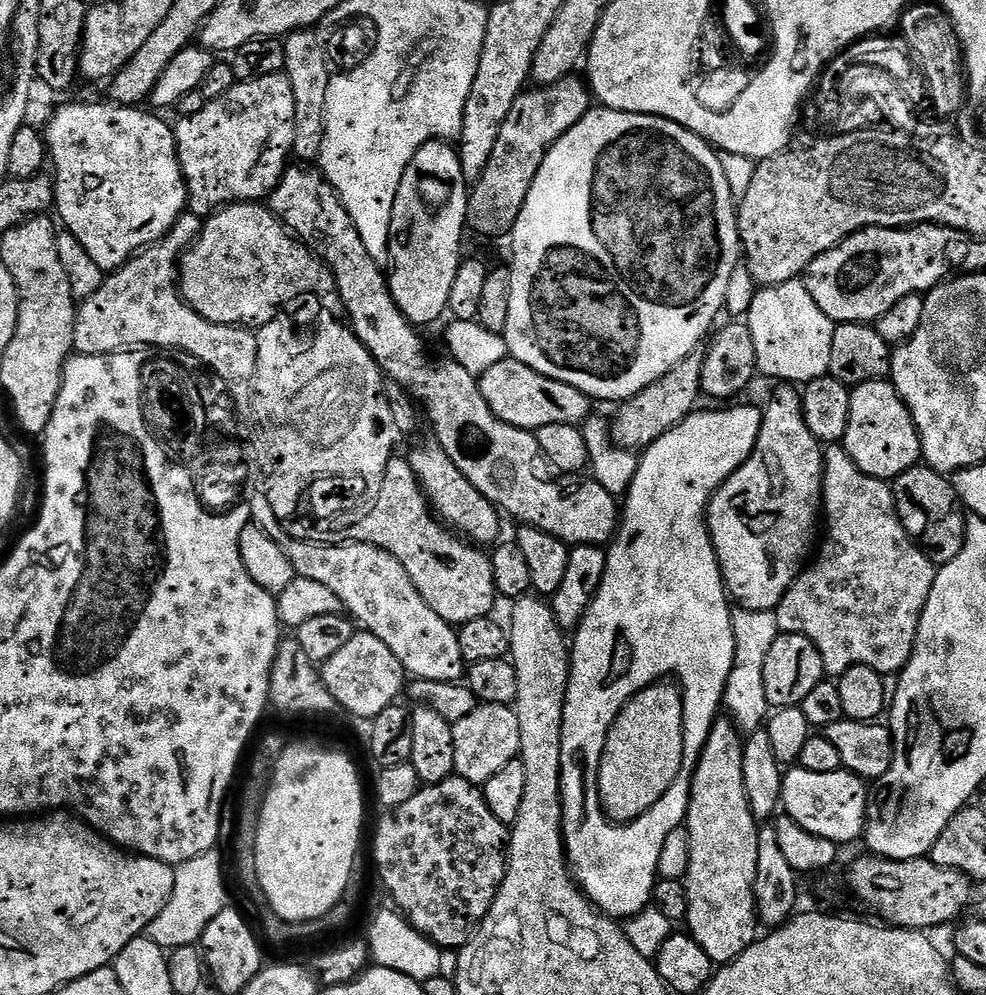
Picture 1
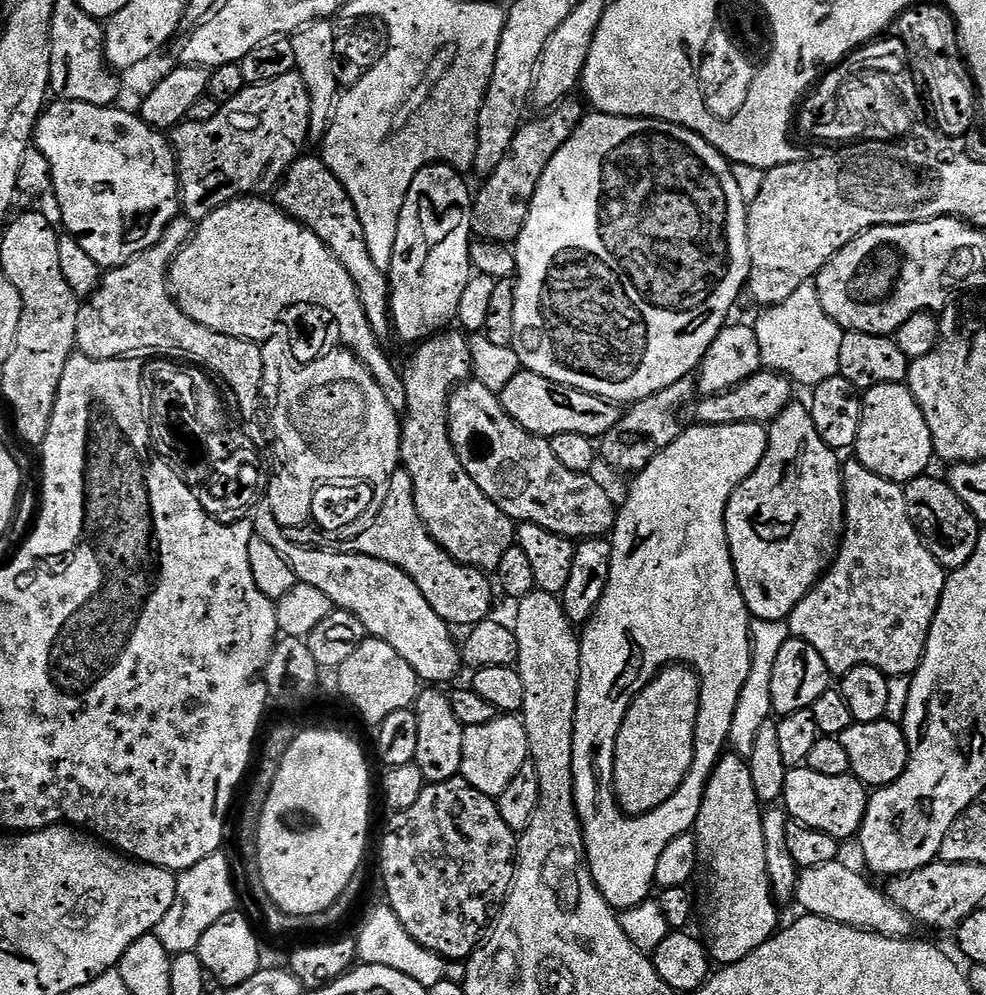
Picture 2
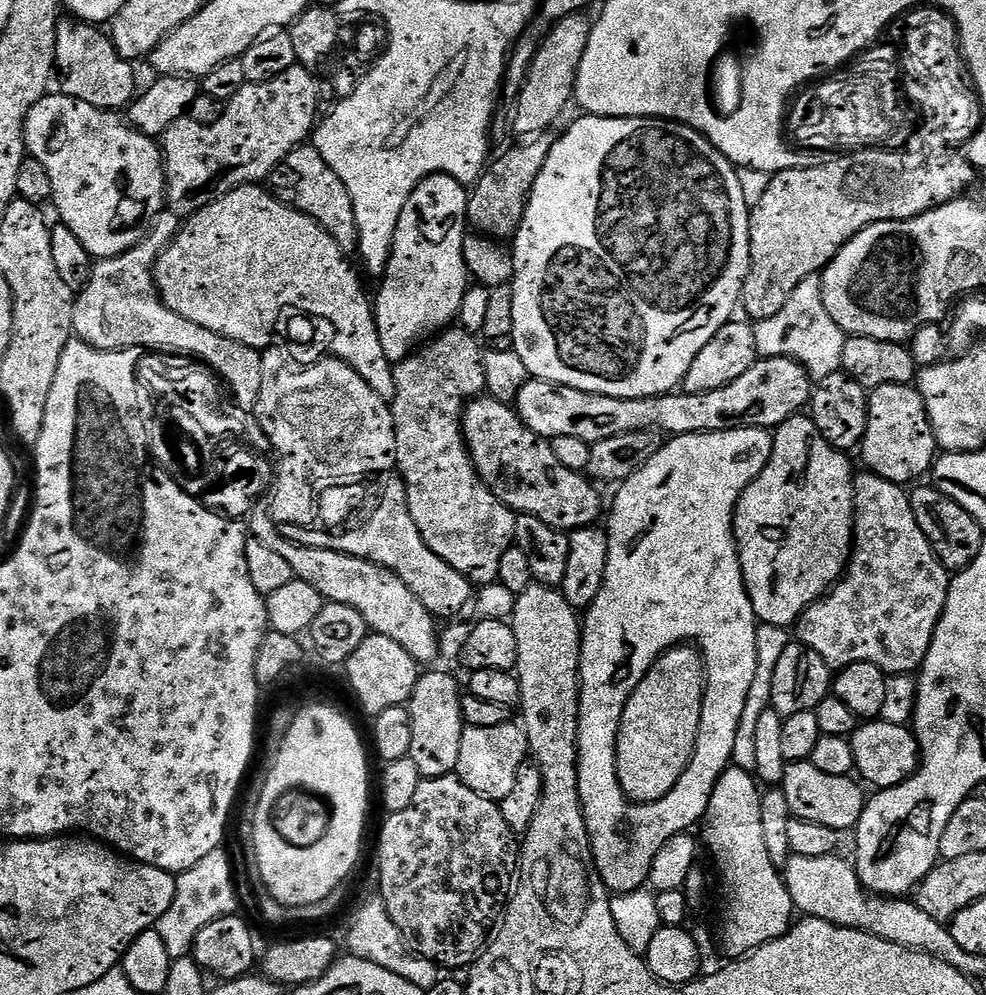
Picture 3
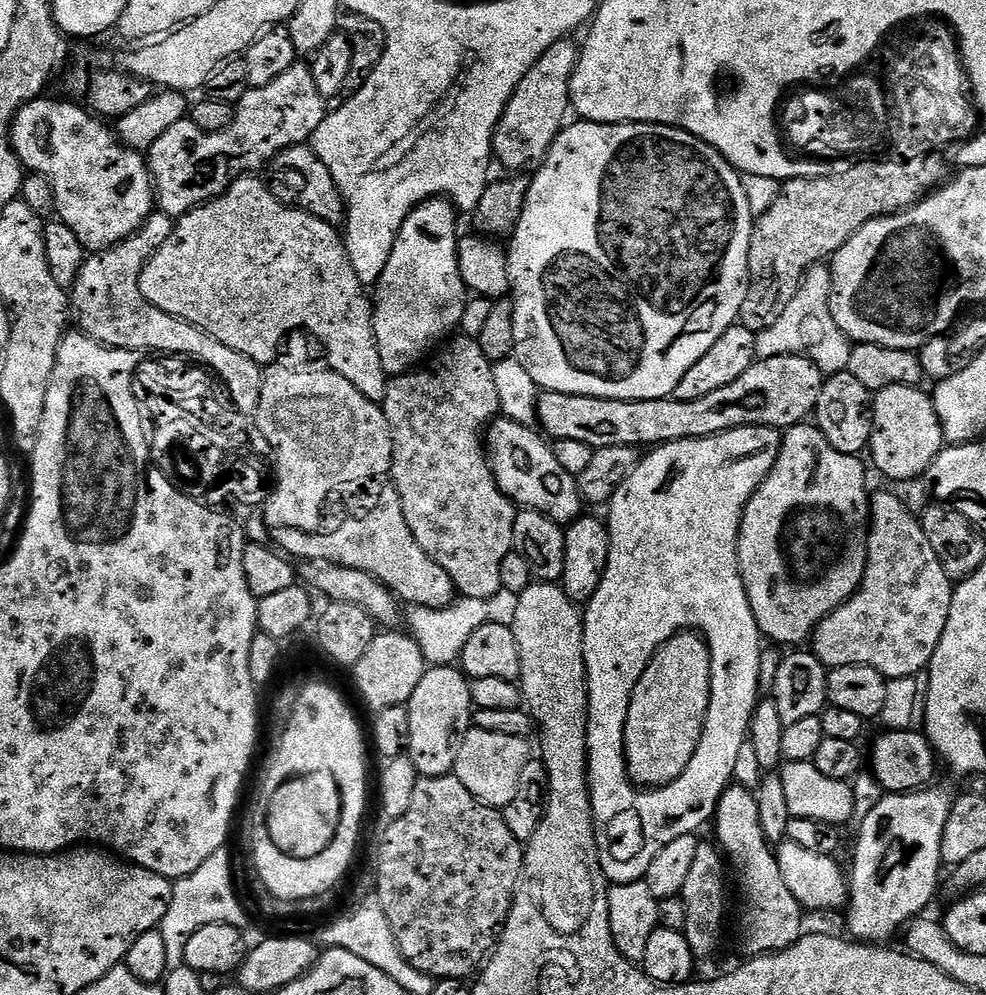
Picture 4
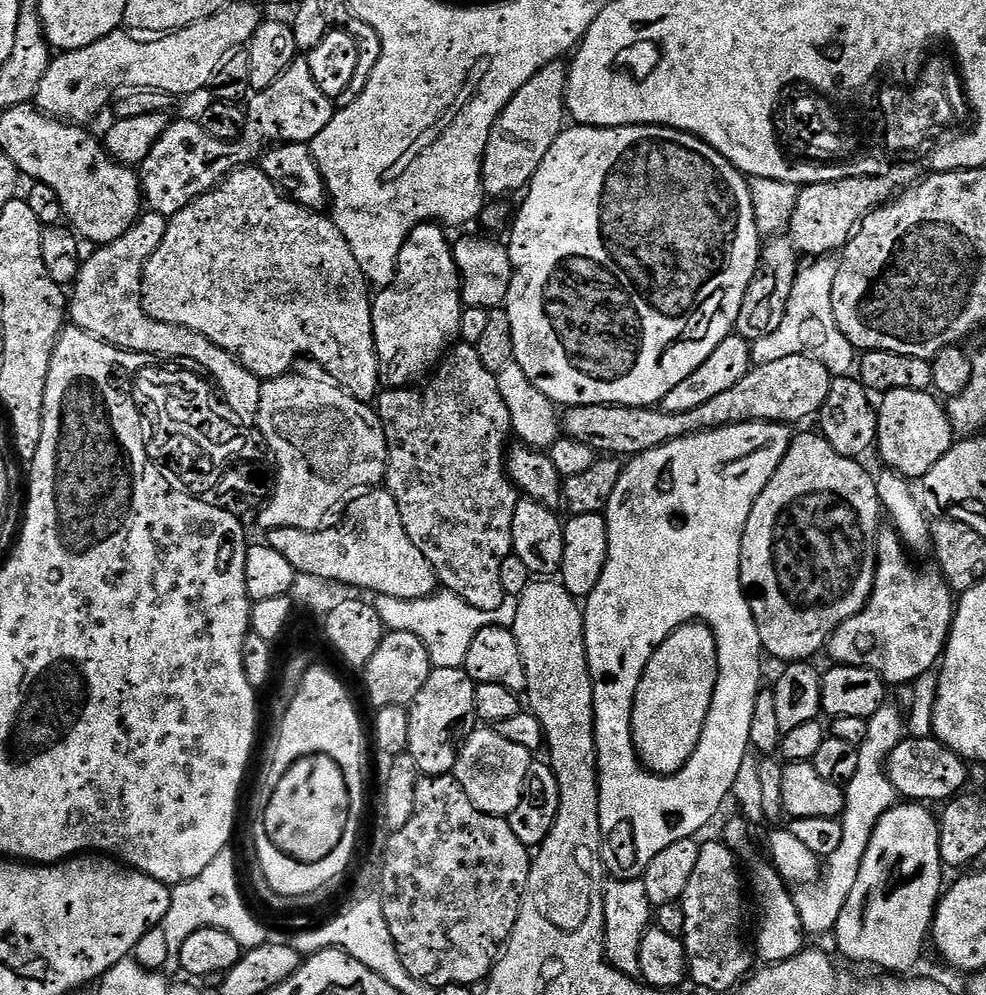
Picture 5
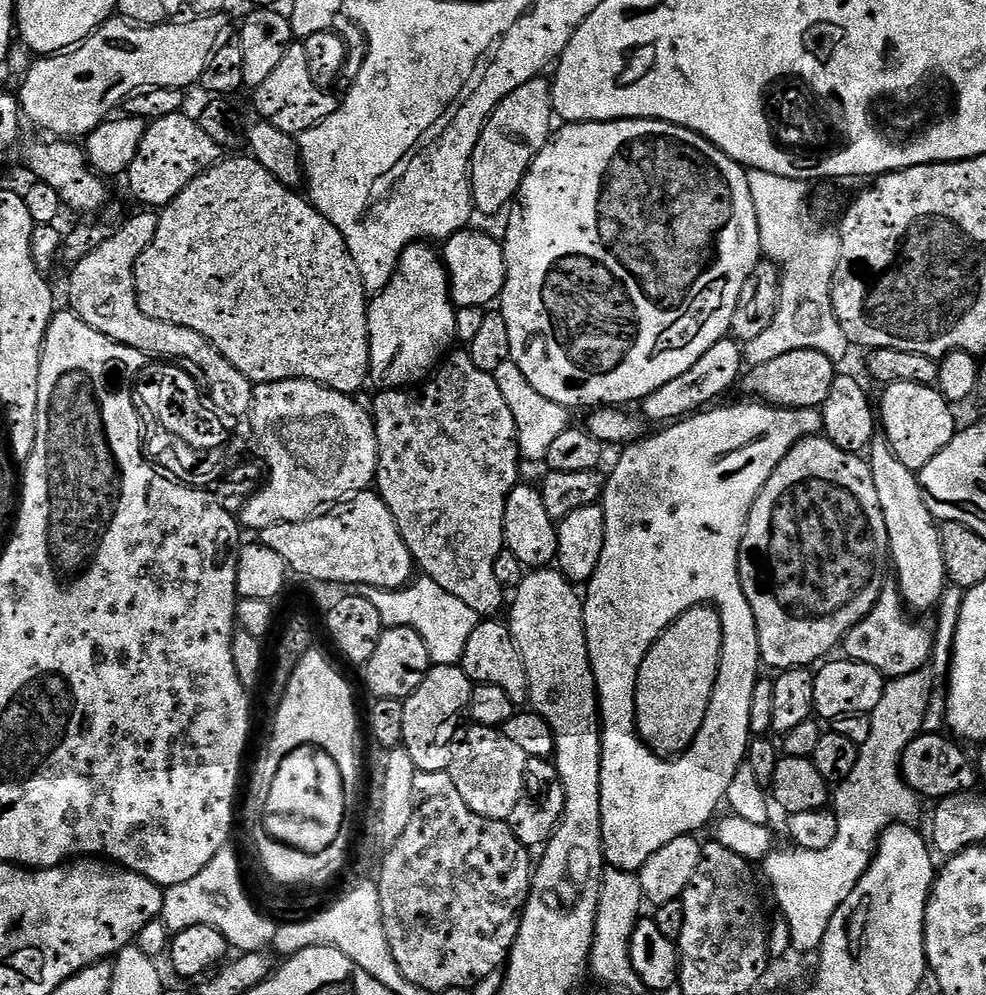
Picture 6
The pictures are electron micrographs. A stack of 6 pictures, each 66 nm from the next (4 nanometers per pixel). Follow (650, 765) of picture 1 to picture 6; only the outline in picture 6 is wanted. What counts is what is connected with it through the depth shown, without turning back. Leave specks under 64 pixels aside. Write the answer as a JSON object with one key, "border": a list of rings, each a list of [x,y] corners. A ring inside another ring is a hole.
{"border":[[[709,605],[686,610],[650,646],[636,683],[636,732],[640,740],[658,756],[675,758],[687,752],[698,738],[710,710],[716,679],[720,673],[722,654],[722,622],[720,613]]]}

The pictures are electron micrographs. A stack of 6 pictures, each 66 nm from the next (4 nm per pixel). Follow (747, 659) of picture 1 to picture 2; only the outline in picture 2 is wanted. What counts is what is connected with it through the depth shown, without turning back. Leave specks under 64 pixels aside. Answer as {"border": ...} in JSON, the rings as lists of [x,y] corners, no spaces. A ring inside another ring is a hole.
{"border":[[[753,619],[750,624],[752,638],[752,661],[750,674],[746,684],[742,686],[742,694],[738,694],[738,706],[734,710],[734,722],[730,726],[728,744],[737,756],[747,758],[754,751],[754,741],[758,734],[758,726],[773,715],[772,699],[770,698],[770,674],[774,670],[774,662],[778,659],[778,650],[786,646],[790,639],[788,625],[783,620]]]}

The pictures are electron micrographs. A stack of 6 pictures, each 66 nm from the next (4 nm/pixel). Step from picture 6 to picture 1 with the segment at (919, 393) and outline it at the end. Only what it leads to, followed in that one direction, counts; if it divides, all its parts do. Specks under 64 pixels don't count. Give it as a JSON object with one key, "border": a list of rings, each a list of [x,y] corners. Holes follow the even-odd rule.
{"border":[[[871,380],[865,384],[855,385],[851,389],[850,398],[850,426],[846,426],[846,434],[842,441],[842,447],[848,451],[850,458],[866,474],[870,474],[879,480],[893,481],[906,470],[917,467],[921,463],[920,435],[914,426],[912,412],[904,405],[904,399],[898,394],[898,390],[888,380]]]}

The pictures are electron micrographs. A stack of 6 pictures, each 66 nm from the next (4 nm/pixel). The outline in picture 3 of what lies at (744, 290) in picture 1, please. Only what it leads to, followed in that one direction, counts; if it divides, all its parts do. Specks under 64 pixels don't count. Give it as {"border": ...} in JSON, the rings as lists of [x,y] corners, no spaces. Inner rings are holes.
{"border":[[[808,276],[790,294],[786,306],[778,310],[770,318],[759,321],[756,329],[756,351],[761,357],[785,356],[799,362],[808,371],[813,381],[826,378],[830,374],[841,371],[842,346],[846,334],[826,314],[822,302],[822,290],[820,289],[820,276]]]}

